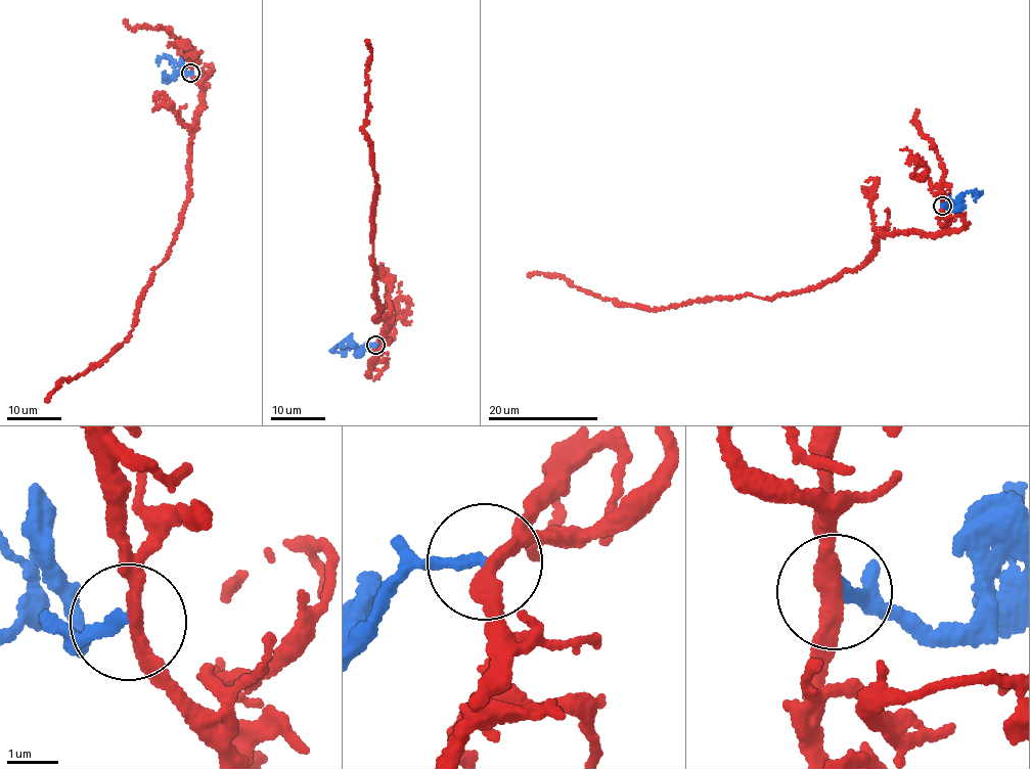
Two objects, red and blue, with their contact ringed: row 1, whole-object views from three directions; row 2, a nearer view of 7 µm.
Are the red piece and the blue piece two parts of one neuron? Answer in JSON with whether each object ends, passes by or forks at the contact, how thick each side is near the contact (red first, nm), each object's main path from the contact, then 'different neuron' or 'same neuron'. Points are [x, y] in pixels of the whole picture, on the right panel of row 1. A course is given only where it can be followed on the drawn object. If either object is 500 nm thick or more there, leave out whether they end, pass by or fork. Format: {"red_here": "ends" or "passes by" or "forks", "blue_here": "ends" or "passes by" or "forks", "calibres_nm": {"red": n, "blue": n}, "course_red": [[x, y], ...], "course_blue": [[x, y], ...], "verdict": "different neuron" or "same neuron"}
{"red_here": "passes by", "blue_here": "ends", "calibres_nm": {"red": 280, "blue": 200}, "course_red": [[942, 206], [937, 235], [884, 235], [854, 270], [771, 299], [747, 293], [651, 309], [558, 276], [529, 275]], "course_blue": [[942, 206], [956, 209], [963, 195], [970, 190], [980, 192], [977, 193]], "verdict": "different neuron"}

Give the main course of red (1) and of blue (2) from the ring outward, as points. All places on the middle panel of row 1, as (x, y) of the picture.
1: (375, 345), (373, 361), (383, 346), (387, 320), (374, 319), (377, 187), (364, 126), (370, 49), (366, 42)
2: (375, 345), (369, 344), (361, 353), (355, 347), (342, 353), (332, 348)

